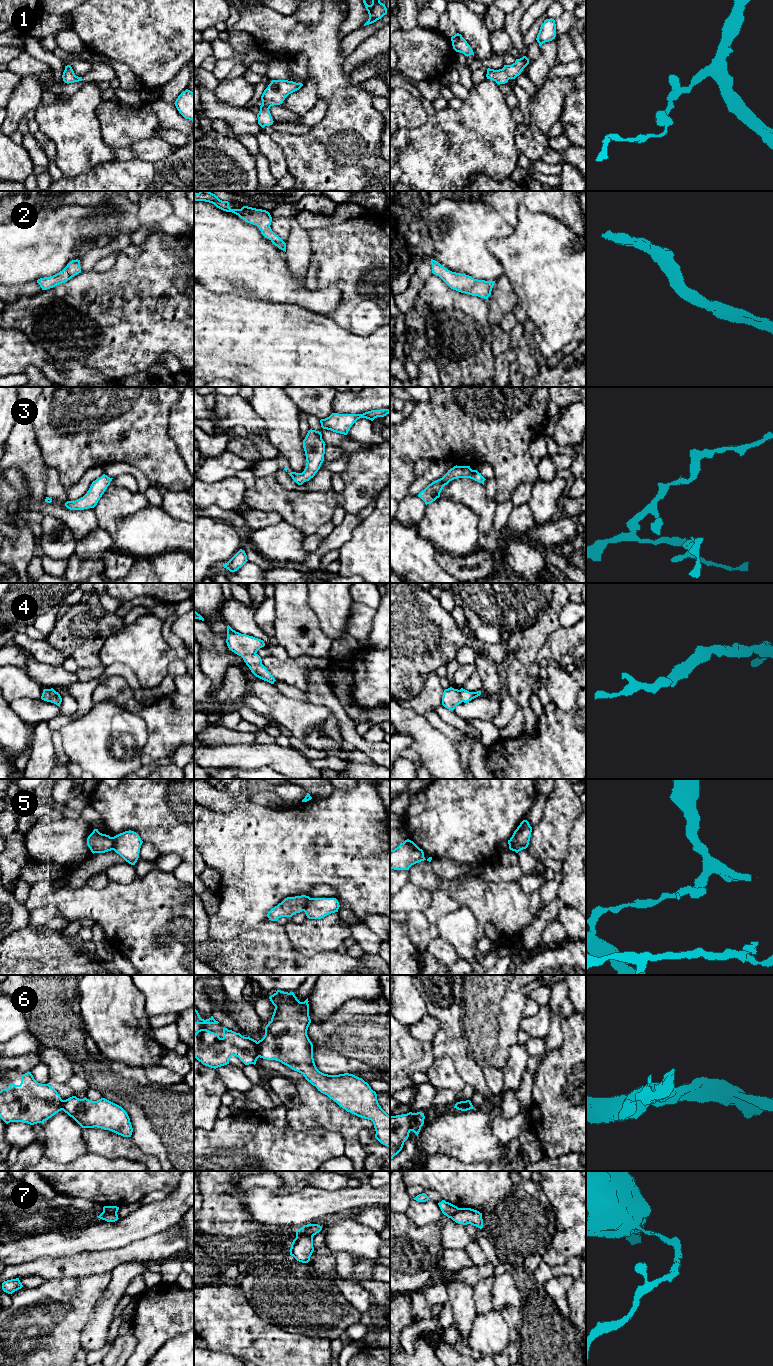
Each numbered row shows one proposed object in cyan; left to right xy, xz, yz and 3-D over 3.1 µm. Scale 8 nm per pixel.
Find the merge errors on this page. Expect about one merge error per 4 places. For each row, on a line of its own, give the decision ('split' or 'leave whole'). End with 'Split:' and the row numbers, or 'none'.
1: leave whole
2: leave whole
3: leave whole
4: leave whole
5: split
6: leave whole
7: split
Split: 5, 7

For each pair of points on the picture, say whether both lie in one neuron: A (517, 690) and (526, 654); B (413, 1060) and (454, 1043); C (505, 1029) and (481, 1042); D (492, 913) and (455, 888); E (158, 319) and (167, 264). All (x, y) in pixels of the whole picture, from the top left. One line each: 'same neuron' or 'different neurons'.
A: same neuron
B: different neurons
C: same neuron
D: same neuron
E: same neuron

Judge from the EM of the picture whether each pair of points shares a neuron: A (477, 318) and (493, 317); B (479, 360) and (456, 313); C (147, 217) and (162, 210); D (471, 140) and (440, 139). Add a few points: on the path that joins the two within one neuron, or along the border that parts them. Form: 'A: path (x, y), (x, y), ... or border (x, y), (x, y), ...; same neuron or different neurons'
A: border (486, 299), (488, 322), (491, 325); different neurons
B: path (467, 348), (456, 336), (456, 325); same neuron
C: path (151, 213), (154, 210), (158, 210); same neuron
D: path (462, 142), (458, 143), (448, 152), (444, 148); same neuron

